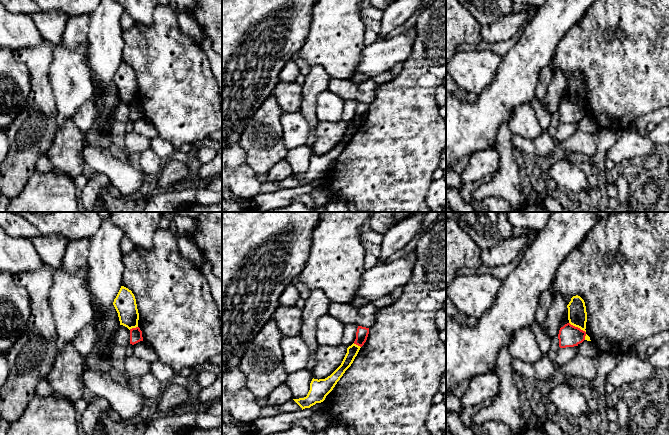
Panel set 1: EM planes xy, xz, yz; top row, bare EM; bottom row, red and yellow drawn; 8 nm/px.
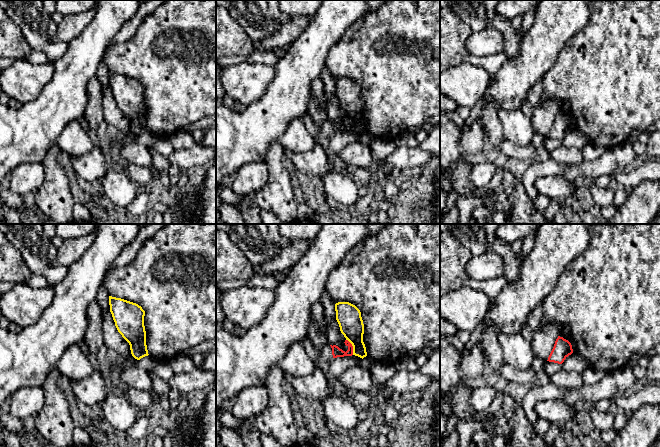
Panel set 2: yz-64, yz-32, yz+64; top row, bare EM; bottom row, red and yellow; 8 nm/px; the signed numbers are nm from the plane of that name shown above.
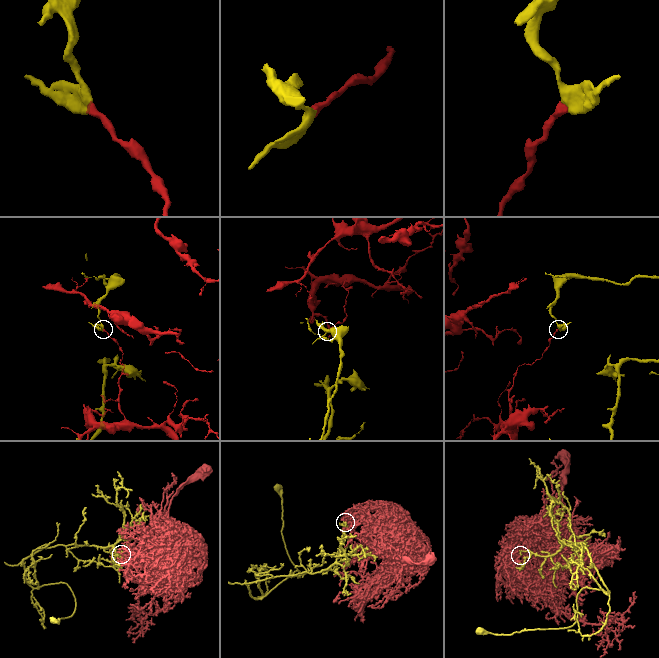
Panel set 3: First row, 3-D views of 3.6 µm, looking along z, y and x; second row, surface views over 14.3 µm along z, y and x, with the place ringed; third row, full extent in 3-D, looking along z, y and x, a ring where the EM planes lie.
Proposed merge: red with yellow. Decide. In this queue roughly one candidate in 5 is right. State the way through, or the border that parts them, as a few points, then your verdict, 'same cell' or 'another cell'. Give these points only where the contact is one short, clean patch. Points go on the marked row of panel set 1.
along yz (569, 322), (585, 332) | another cell

